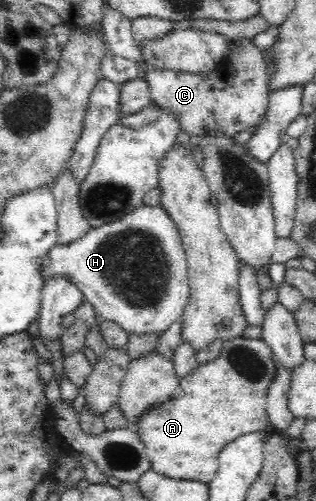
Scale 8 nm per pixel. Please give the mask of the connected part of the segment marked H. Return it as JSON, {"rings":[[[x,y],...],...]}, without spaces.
{"rings":[[[143,205],[117,221],[91,228],[73,243],[51,247],[43,257],[41,275],[45,280],[50,276],[67,276],[76,284],[84,299],[93,306],[95,313],[101,315],[104,320],[117,323],[119,327],[124,328],[127,335],[161,335],[173,323],[182,319],[189,301],[187,265],[180,233],[169,214],[161,205]]]}

